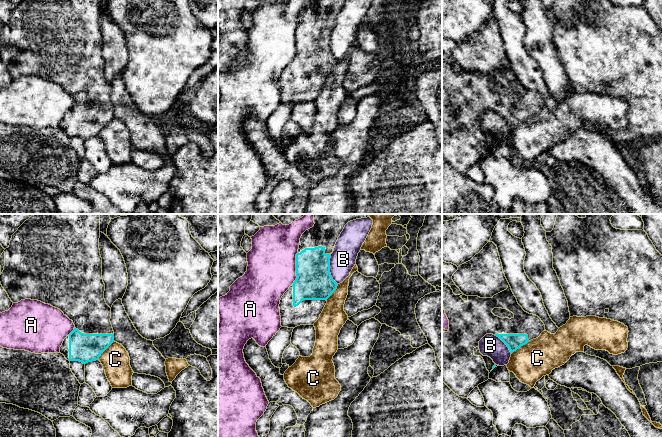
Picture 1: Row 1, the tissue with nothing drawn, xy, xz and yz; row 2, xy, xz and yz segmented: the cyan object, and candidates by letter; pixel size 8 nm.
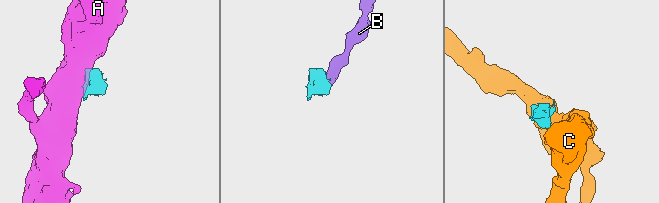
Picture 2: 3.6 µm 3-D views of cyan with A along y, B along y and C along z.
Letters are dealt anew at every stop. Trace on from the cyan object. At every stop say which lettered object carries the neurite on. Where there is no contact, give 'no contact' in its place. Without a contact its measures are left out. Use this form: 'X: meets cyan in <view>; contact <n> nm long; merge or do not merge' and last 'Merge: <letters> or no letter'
A: meets cyan in xz; contact 280 nm long; do not merge
B: meets cyan in xz; contact 220 nm long; do not merge
C: meets cyan in xy; contact 200 nm long; do not merge
Merge: no letter

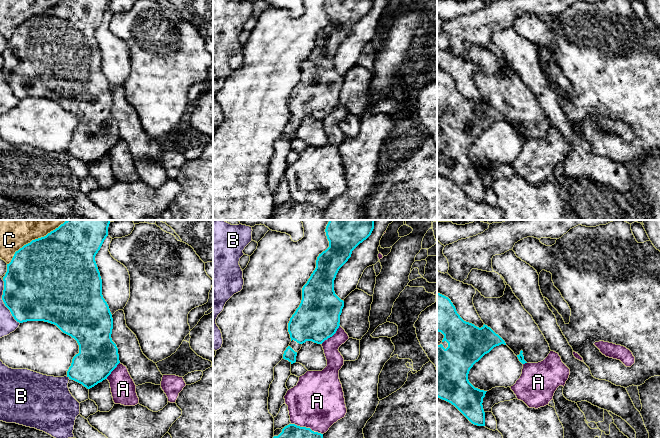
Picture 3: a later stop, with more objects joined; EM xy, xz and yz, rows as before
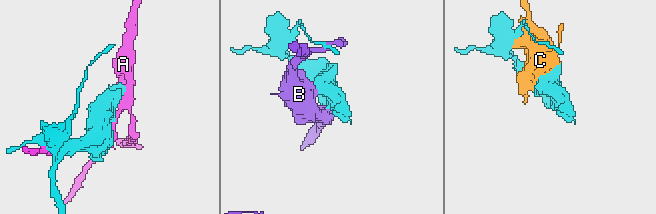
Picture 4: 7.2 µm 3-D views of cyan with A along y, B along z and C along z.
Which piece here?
A: meets cyan in xz; contact 220 nm long; do not merge
B: meets cyan in xy; contact 380 nm long; do not merge
C: meets cyan in xy; contact 550 nm long; do not merge
Merge: no letter

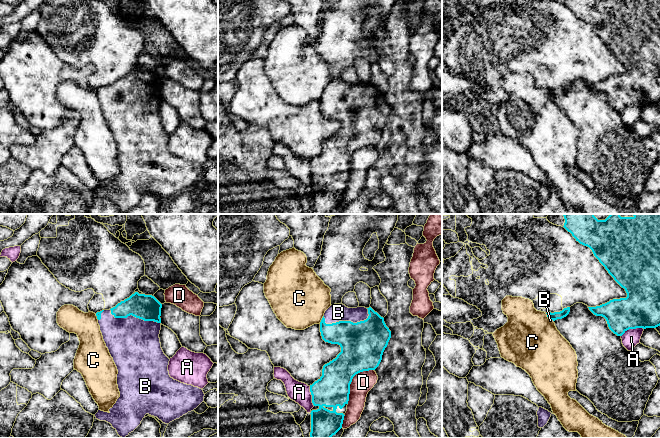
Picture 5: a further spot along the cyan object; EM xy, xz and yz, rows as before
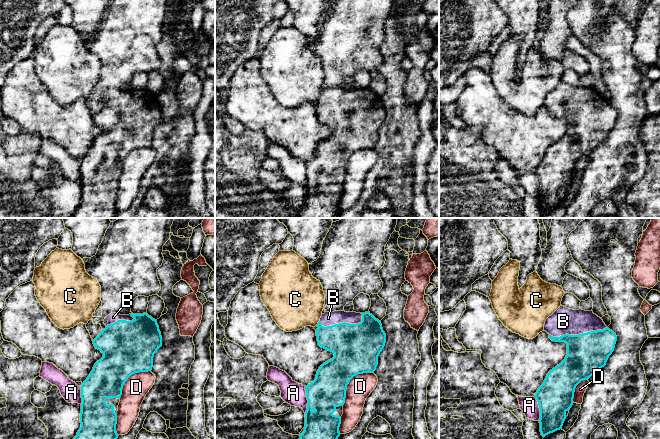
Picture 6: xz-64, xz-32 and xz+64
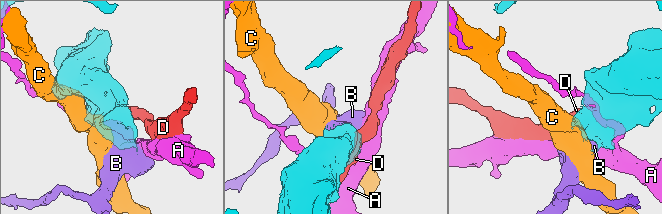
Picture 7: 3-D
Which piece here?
A: meets cyan in yz; contact 200 nm long; do not merge
B: meets cyan in xz; contact 380 nm long; merge
C: meets cyan in xz; contact 80 nm long; do not merge
D: meets cyan in xz; contact 360 nm long; do not merge
Merge: B

